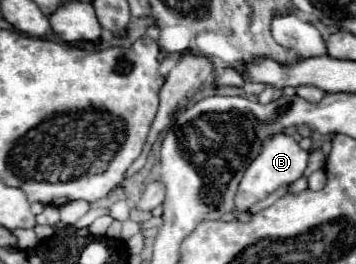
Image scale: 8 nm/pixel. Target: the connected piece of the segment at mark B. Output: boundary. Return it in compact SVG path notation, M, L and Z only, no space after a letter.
M286 133L272 135L270 139L266 139L262 143L262 151L258 153L258 157L246 167L246 173L244 173L238 193L236 193L236 211L244 213L254 203L258 203L264 197L268 197L270 193L274 193L280 185L294 183L298 177L302 177L306 165L308 165L308 151L300 149L298 143L290 135L286 135Z

